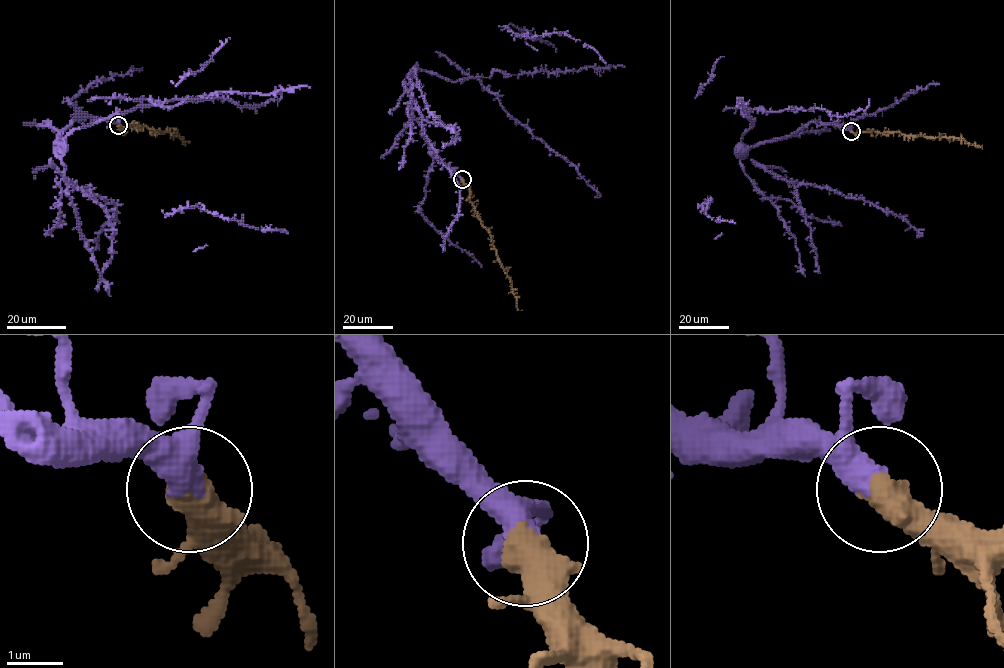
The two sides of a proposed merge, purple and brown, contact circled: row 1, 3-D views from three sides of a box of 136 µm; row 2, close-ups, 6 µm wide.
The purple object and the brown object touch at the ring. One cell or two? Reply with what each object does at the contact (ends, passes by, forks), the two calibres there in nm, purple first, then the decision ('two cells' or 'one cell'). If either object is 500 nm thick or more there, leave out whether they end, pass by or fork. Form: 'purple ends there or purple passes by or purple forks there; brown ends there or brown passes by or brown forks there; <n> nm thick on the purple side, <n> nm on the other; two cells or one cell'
360 nm thick on the purple side, 650 nm on the other; one cell

